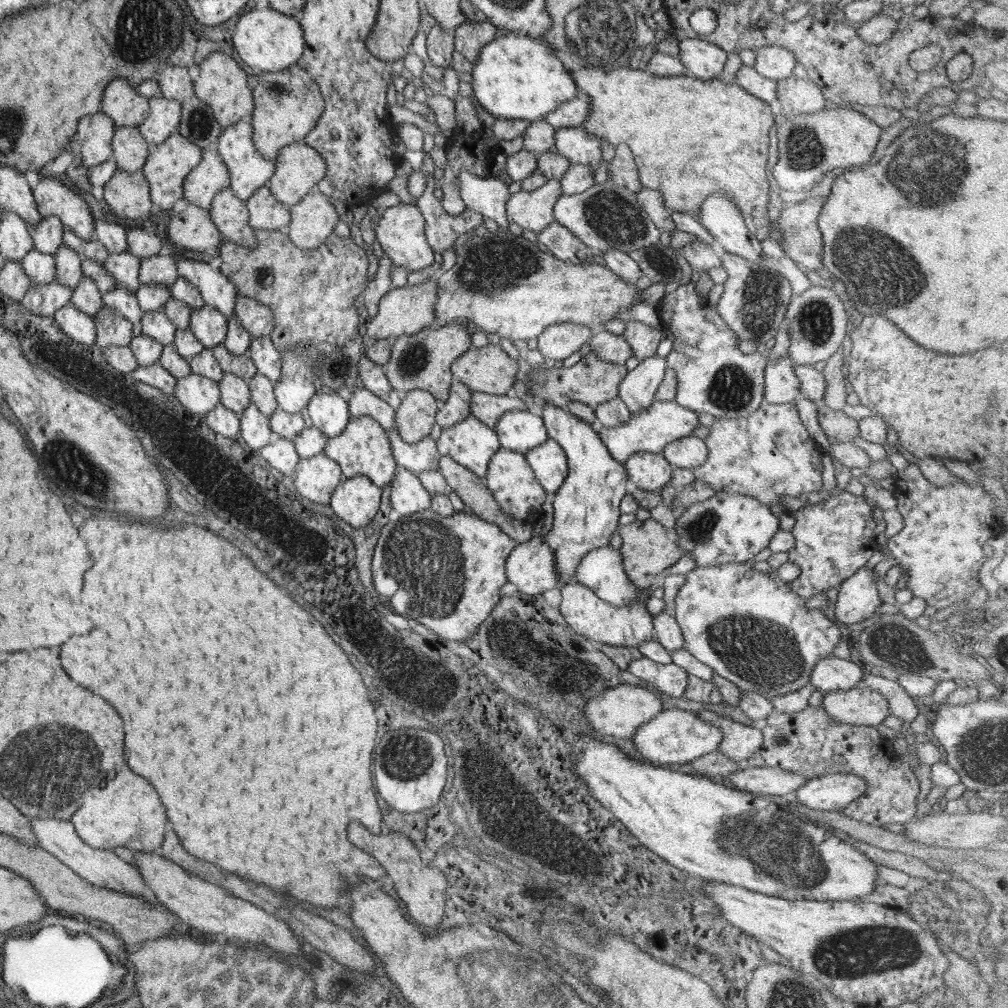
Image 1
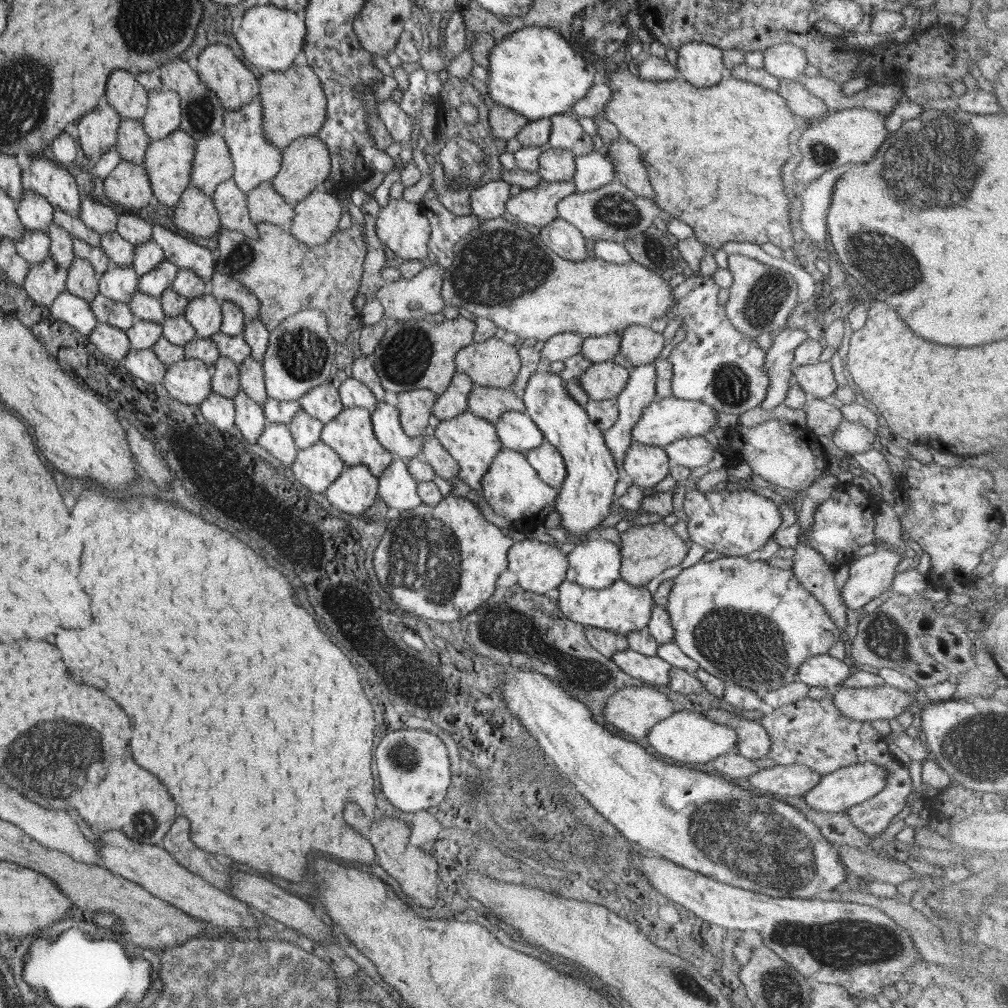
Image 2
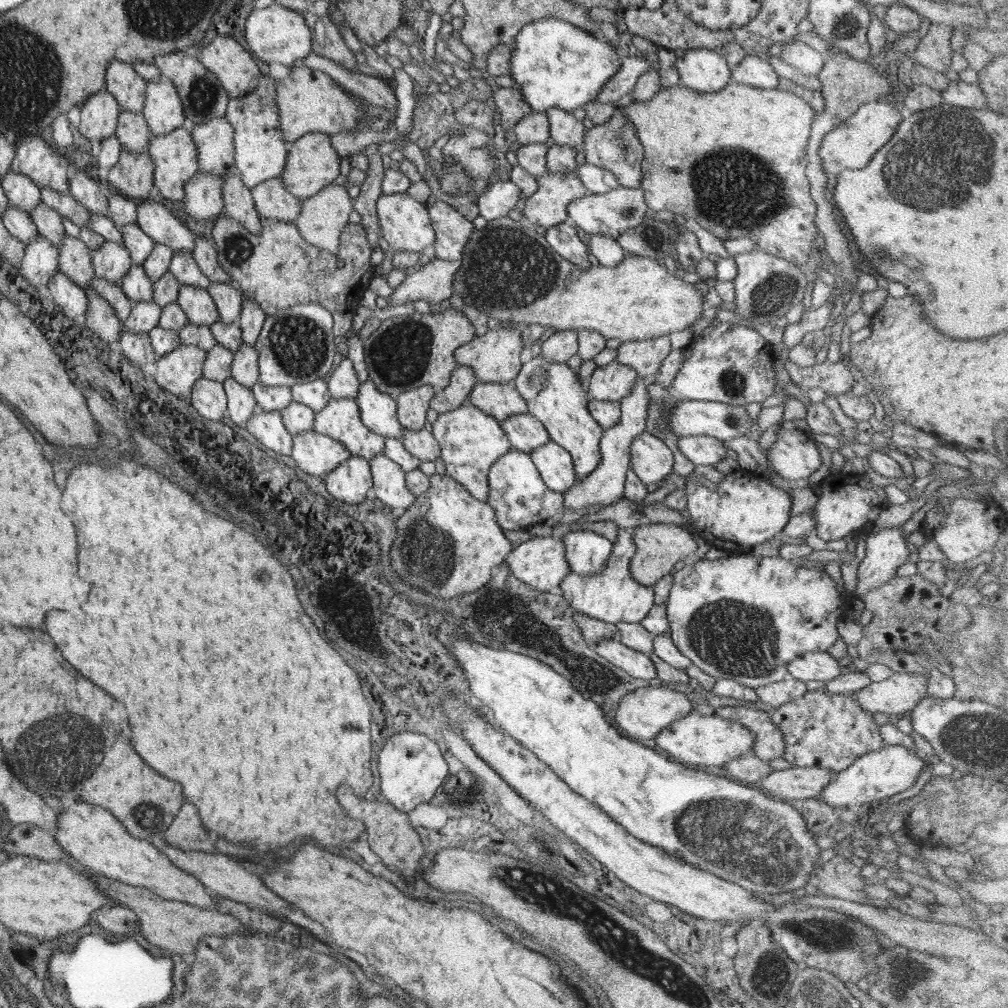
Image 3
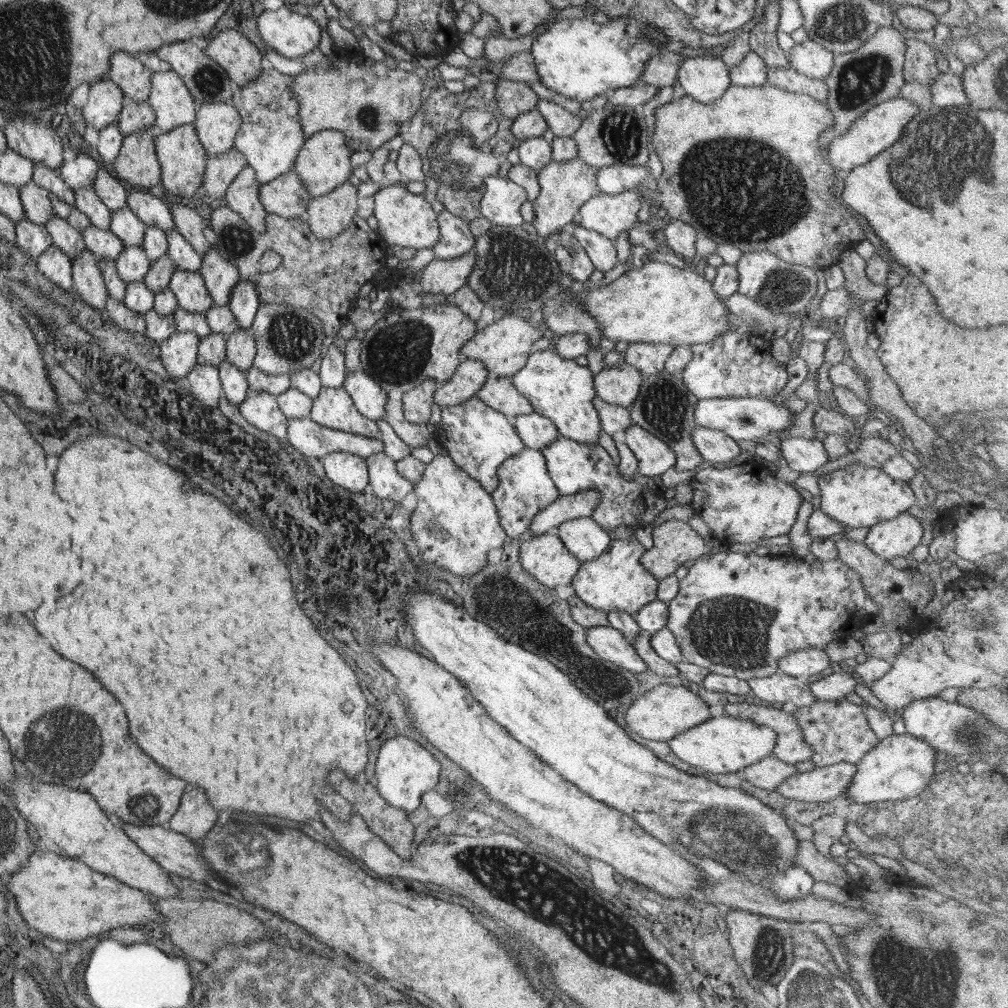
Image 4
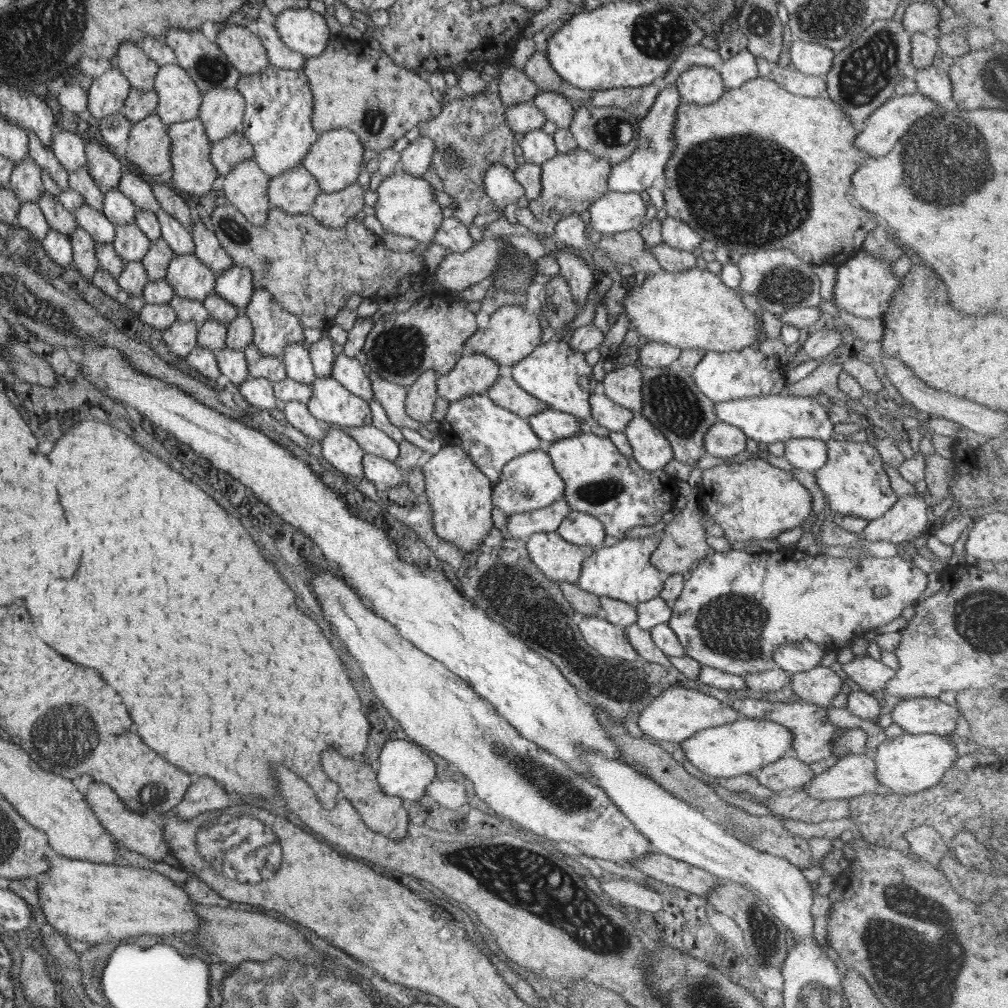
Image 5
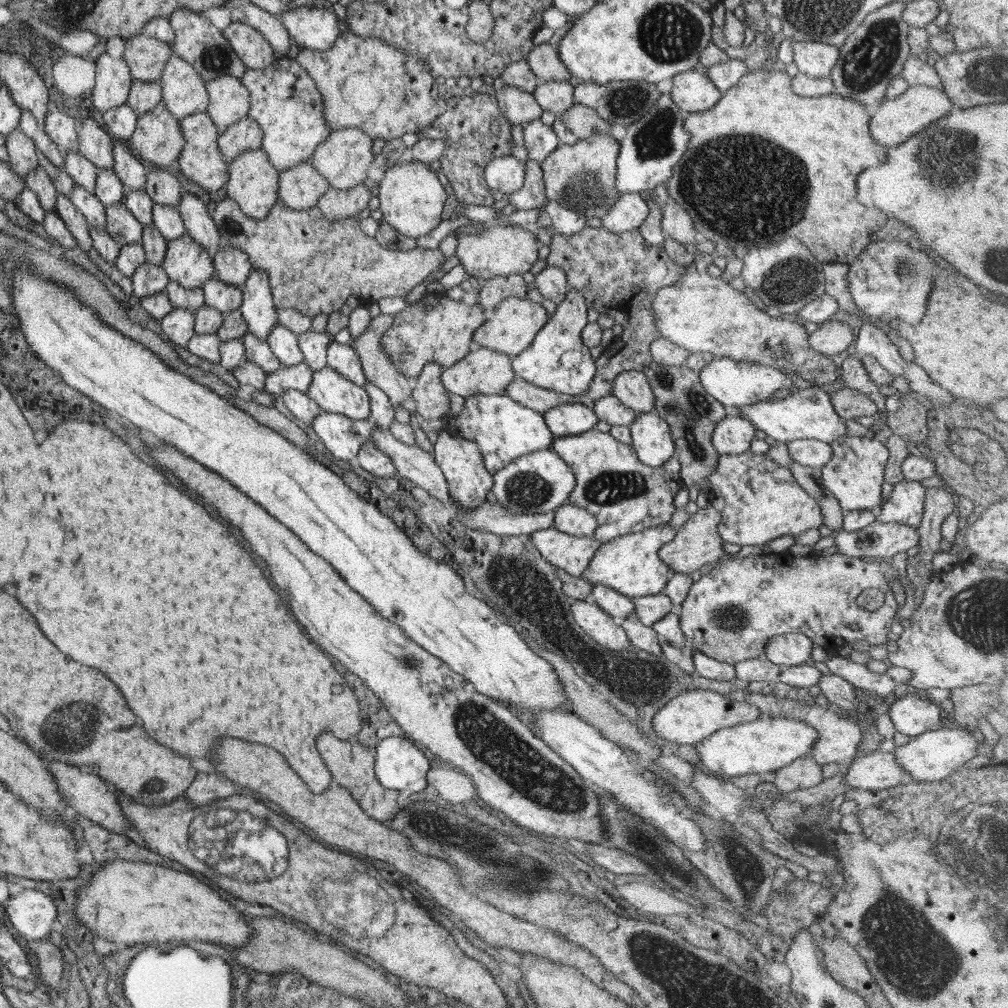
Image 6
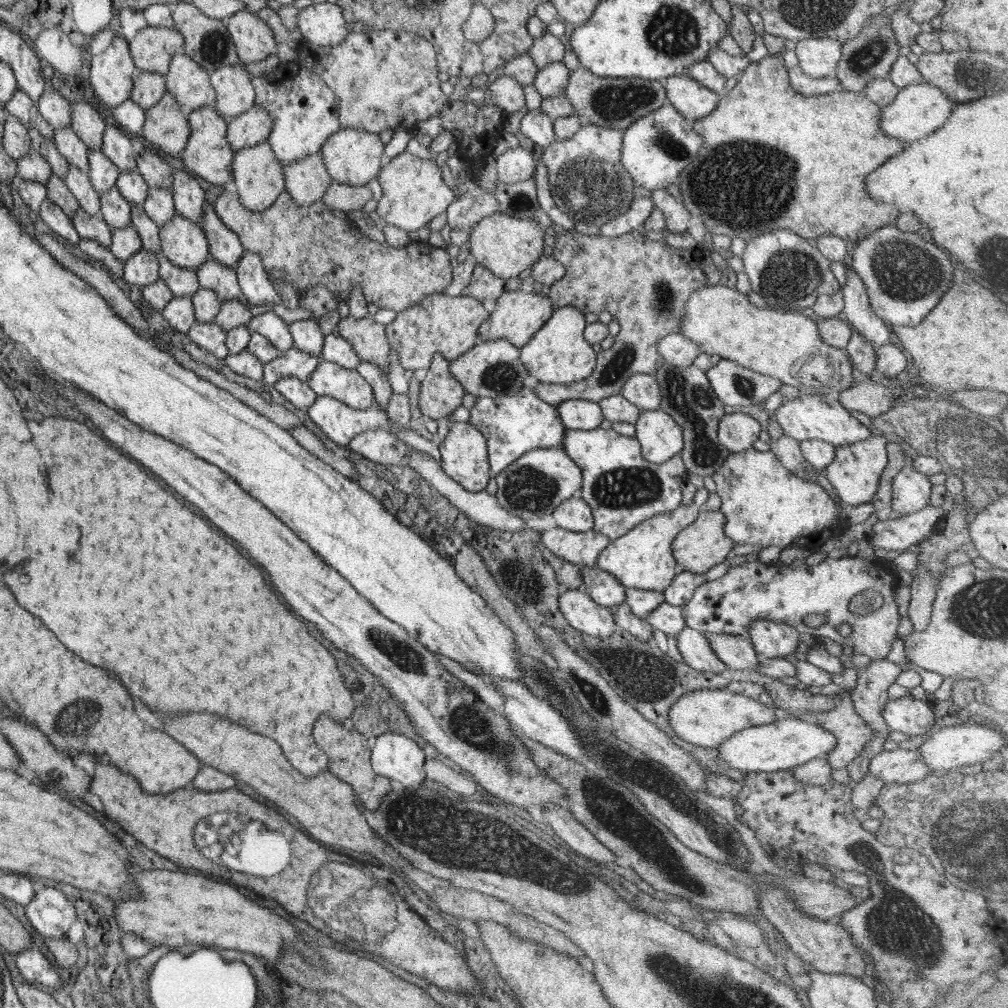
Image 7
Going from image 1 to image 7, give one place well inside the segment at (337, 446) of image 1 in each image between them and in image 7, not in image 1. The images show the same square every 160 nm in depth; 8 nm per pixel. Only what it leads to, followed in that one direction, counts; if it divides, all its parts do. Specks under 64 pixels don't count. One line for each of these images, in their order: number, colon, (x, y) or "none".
2: (351, 434)
3: (340, 418)
4: (333, 408)
5: (330, 402)
6: (334, 393)
7: (347, 385)

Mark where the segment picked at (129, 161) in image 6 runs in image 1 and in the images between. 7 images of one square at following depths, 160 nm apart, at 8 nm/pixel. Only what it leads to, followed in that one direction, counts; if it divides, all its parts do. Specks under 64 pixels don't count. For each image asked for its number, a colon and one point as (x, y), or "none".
1: (216, 290)
2: (179, 250)
3: (155, 219)
4: (152, 211)
5: (131, 184)

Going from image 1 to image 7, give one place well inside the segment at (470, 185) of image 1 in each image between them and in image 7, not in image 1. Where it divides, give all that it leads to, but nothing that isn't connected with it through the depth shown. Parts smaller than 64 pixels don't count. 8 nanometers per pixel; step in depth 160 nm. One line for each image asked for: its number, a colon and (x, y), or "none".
2: (488, 202)
3: (502, 197)
4: (500, 204)
5: (501, 187)
6: (507, 174)
7: (516, 165)

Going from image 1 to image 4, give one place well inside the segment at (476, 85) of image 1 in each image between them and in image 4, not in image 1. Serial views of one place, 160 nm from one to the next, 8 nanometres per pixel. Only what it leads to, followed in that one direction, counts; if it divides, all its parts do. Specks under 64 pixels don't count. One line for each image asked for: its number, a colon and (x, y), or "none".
2: (535, 71)
3: (557, 65)
4: (579, 58)

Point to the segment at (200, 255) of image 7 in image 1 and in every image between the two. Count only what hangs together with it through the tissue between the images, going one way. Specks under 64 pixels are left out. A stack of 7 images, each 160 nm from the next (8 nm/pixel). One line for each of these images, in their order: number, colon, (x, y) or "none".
1: (209, 325)
2: (204, 314)
3: (197, 303)
4: (191, 293)
5: (189, 278)
6: (187, 262)

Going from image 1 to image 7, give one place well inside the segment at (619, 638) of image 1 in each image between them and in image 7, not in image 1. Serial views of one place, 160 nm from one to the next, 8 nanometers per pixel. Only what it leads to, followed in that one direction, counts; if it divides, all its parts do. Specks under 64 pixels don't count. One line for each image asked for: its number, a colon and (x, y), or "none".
2: (620, 607)
3: (612, 595)
4: (616, 580)
5: (623, 571)
6: (629, 564)
7: (643, 558)

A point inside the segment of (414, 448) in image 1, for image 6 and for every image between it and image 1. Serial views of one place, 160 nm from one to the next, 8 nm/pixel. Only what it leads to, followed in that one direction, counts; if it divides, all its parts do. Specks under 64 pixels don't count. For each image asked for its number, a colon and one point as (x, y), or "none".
2: (385, 417)
3: (378, 410)
4: (370, 398)
5: (348, 371)
6: (343, 358)

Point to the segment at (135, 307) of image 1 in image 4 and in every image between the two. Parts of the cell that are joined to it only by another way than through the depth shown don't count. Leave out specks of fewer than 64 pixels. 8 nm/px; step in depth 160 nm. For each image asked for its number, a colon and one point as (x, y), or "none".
2: (118, 283)
3: (111, 261)
4: (102, 244)

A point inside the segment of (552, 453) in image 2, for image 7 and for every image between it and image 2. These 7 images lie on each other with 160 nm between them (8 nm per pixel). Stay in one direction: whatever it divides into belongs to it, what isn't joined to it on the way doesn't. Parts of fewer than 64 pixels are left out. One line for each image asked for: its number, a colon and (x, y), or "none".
3: (555, 464)
4: (574, 468)
5: (600, 481)
6: (625, 495)
7: (623, 489)

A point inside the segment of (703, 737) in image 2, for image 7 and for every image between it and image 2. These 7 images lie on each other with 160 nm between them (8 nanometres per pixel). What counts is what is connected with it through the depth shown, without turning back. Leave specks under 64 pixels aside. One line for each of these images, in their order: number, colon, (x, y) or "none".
3: (713, 741)
4: (725, 744)
5: (743, 747)
6: (767, 744)
7: (783, 744)

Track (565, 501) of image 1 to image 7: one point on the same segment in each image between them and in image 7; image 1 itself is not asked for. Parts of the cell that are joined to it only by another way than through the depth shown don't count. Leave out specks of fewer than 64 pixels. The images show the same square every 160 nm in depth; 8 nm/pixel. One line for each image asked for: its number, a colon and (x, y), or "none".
2: (585, 498)
3: (555, 395)
4: (563, 391)
5: (554, 372)
6: (558, 360)
7: (558, 353)

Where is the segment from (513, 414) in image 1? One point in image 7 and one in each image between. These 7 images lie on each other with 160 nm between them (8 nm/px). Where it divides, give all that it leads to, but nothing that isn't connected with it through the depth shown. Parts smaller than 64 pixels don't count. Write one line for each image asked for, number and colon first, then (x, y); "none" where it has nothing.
2: (516, 430)
3: (525, 432)
4: (536, 431)
5: (550, 425)
6: (566, 419)
7: (576, 414)

